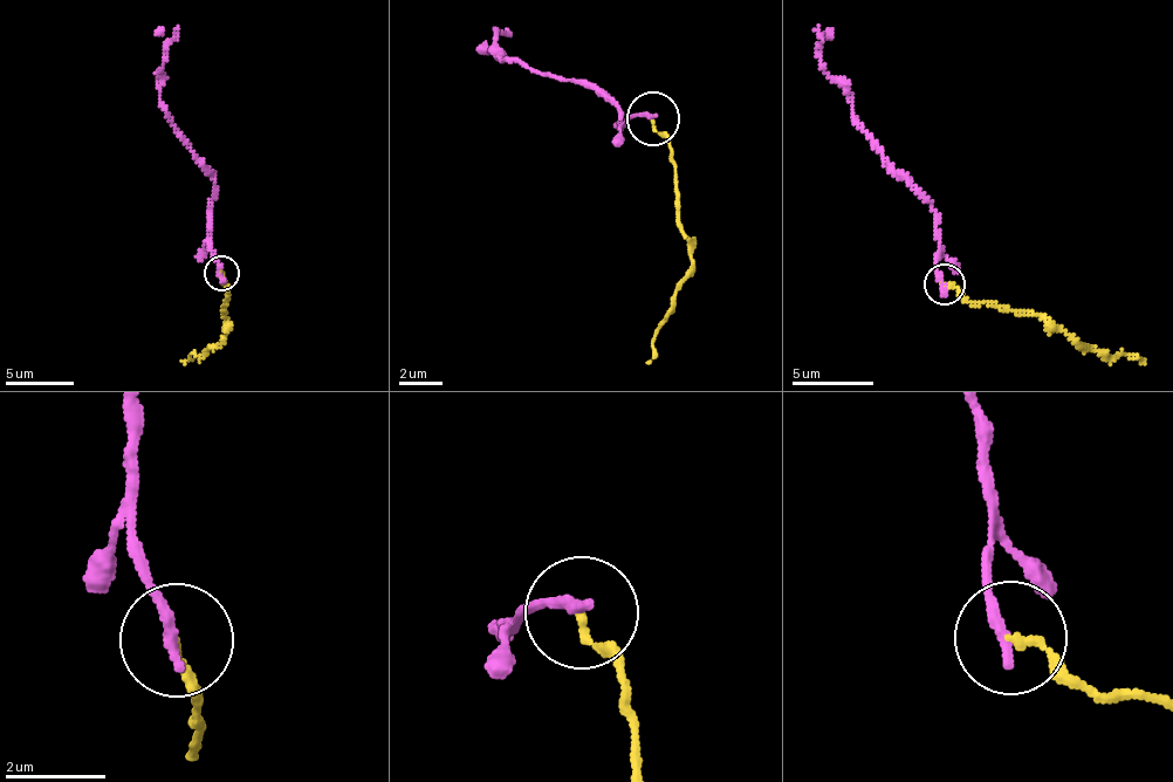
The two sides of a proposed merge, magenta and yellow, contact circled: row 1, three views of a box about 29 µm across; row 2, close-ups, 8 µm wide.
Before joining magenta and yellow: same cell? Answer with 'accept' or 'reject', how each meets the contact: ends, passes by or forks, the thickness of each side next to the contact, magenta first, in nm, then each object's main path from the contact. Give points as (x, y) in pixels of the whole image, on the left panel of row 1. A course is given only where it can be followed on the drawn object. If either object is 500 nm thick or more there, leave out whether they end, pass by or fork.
reject; magenta ends there; yellow ends there; 260 nm thick on the magenta side, 160 nm on the other; magenta runs (220, 272), (214, 258), (214, 183), (159, 98), (166, 53), (159, 33), (162, 28); yellow runs (220, 272), (227, 293), (224, 309), (225, 336), (208, 349), (182, 361)

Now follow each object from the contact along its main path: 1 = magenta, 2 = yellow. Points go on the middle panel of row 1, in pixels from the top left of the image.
1: (651, 121), (637, 114), (621, 128), (616, 108), (585, 86), (500, 62), (499, 29), (484, 40), (487, 53)
2: (651, 121), (671, 148), (678, 224), (693, 265), (674, 293), (644, 364)

